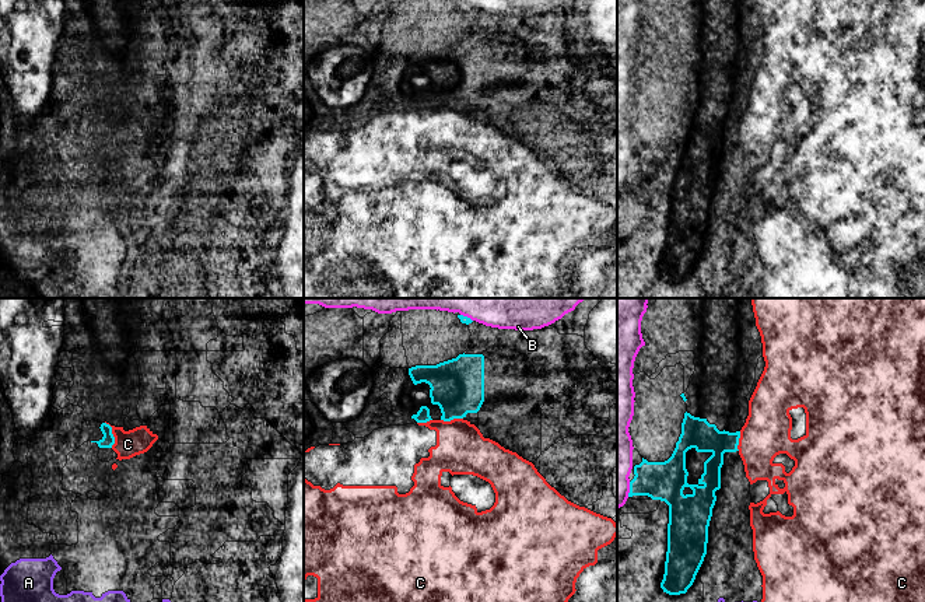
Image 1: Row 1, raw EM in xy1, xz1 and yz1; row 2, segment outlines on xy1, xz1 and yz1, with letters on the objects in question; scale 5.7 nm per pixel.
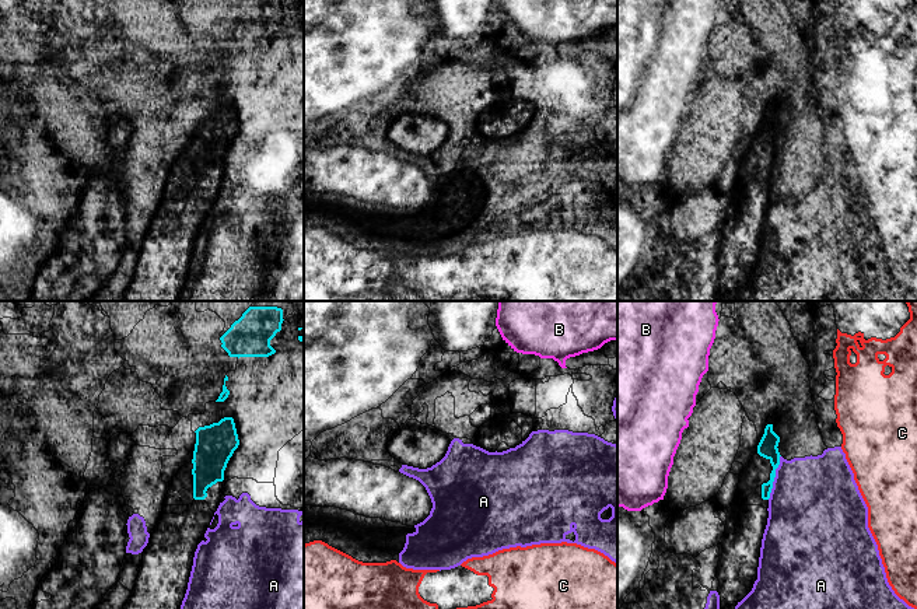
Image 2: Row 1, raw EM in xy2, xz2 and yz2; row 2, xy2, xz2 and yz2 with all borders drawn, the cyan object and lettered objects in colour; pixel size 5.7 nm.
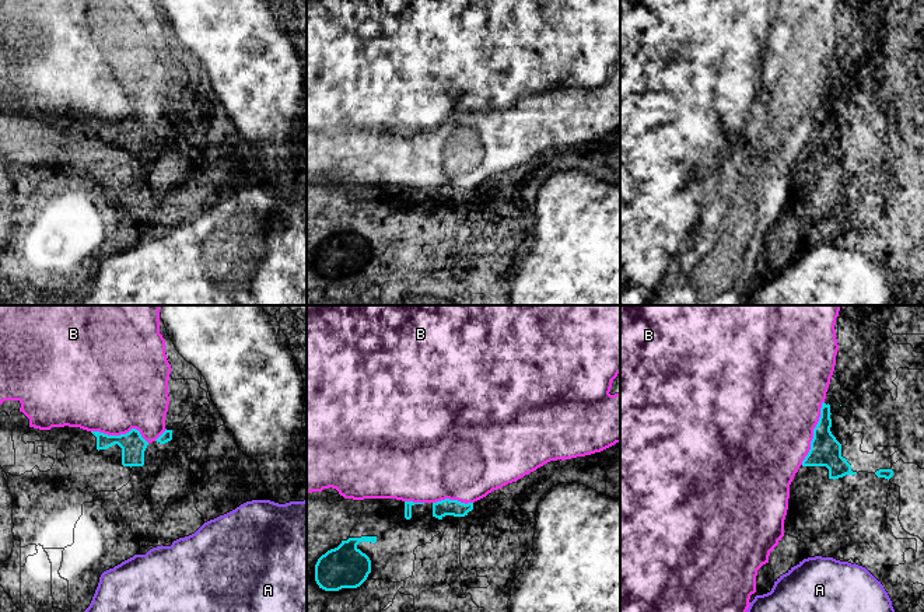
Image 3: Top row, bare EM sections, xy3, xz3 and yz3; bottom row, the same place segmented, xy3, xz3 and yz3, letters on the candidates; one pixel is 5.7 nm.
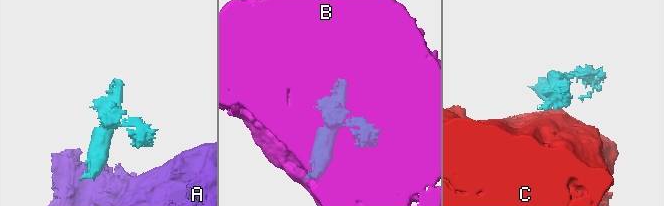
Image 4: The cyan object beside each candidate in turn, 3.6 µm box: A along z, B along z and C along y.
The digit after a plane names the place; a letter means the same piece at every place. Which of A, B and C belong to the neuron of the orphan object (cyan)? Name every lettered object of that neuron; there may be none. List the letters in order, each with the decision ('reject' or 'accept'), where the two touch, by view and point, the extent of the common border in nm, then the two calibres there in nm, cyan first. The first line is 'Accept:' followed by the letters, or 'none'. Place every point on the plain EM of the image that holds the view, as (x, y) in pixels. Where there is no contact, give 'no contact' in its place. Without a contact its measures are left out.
Accept: none
A: reject | yz2 (774, 163) | 260 nm | 110/480 nm
B: reject | yz3 (814, 119) | 400 nm | 180/480 nm
C: reject | xy1 (112, 121) | 160 nm | 80/160 nm

